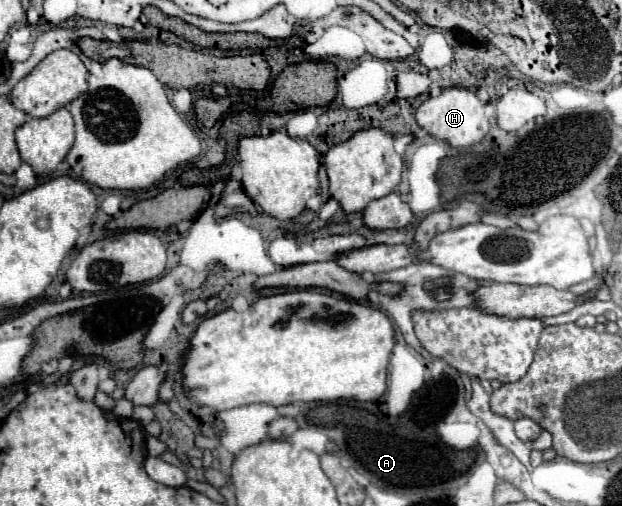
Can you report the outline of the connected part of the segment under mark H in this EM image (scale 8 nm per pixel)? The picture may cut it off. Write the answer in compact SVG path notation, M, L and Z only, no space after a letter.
M446 88L440 96L422 102L416 110L416 122L430 136L448 142L454 148L470 148L484 140L488 134L488 114L486 106L478 100L474 88Z

